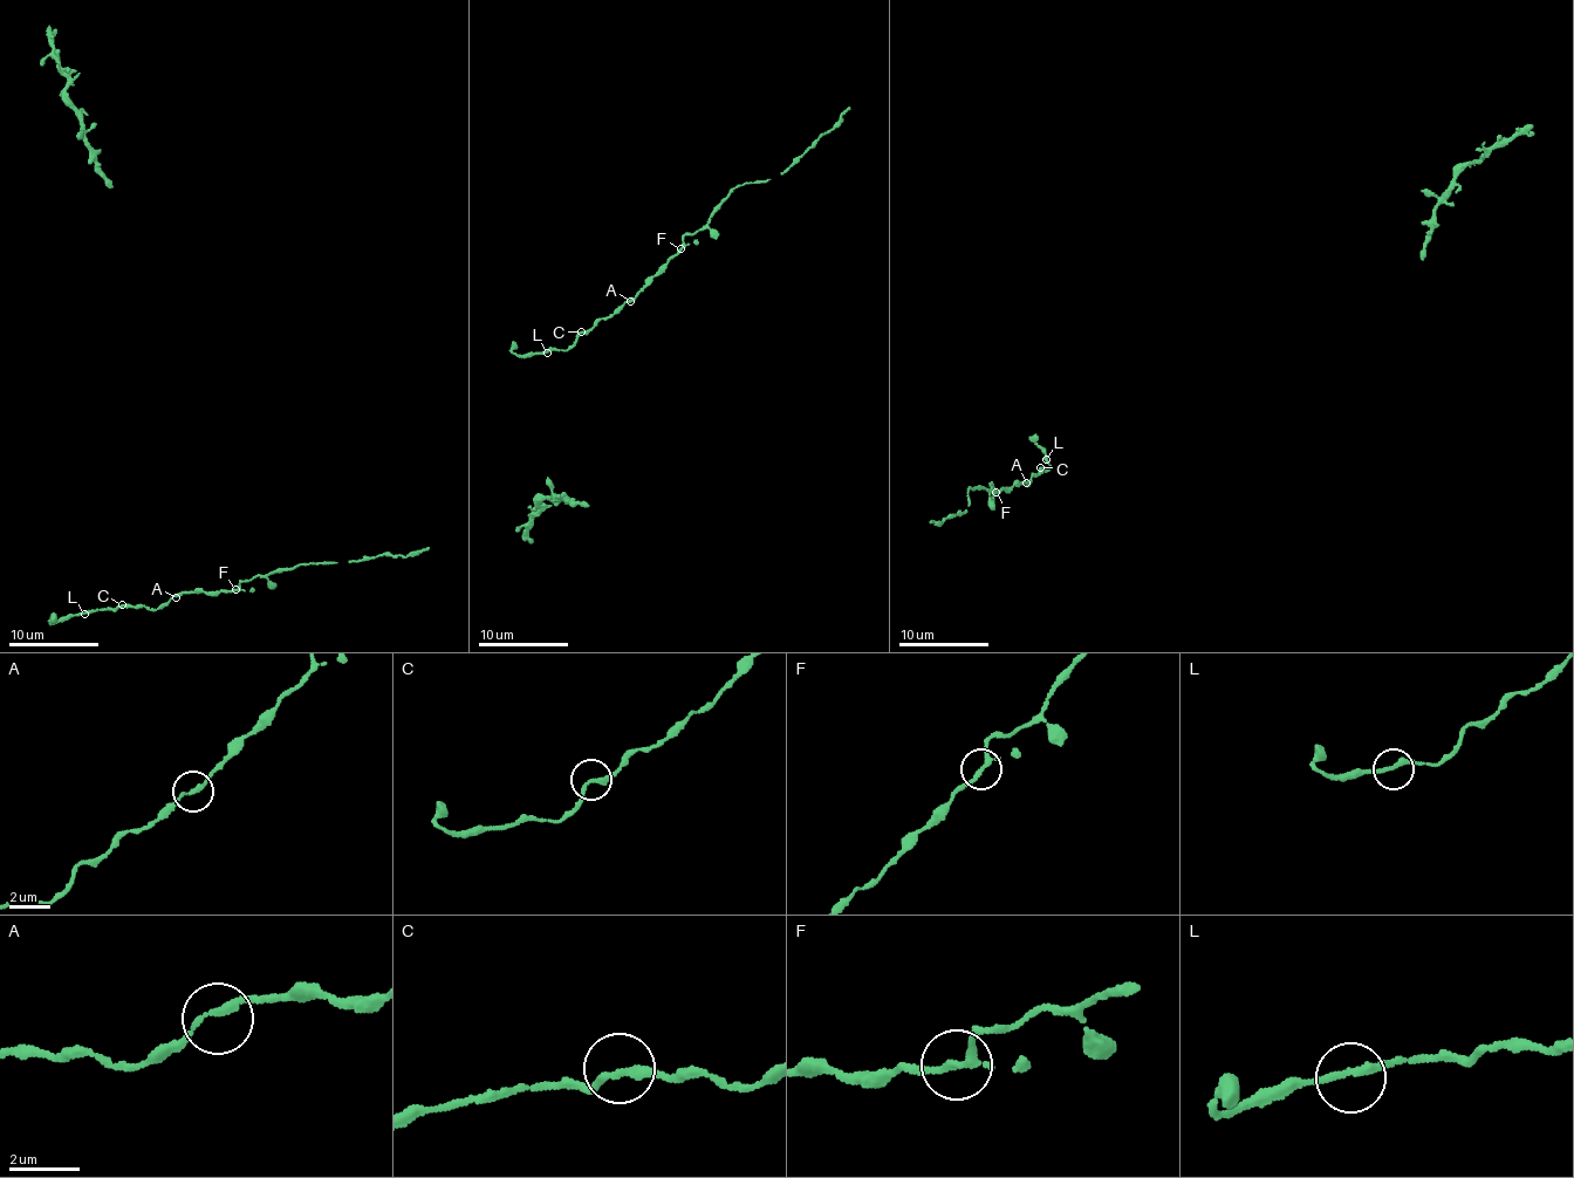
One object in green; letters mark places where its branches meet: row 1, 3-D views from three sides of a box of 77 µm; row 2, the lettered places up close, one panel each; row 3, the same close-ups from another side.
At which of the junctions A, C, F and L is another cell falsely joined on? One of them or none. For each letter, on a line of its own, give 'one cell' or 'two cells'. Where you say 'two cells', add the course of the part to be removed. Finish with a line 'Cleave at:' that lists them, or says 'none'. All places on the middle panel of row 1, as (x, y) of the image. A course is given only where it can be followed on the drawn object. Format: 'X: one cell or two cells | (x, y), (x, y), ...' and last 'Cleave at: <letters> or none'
A: one cell
C: one cell
F: one cell
L: one cell
Cleave at: none

